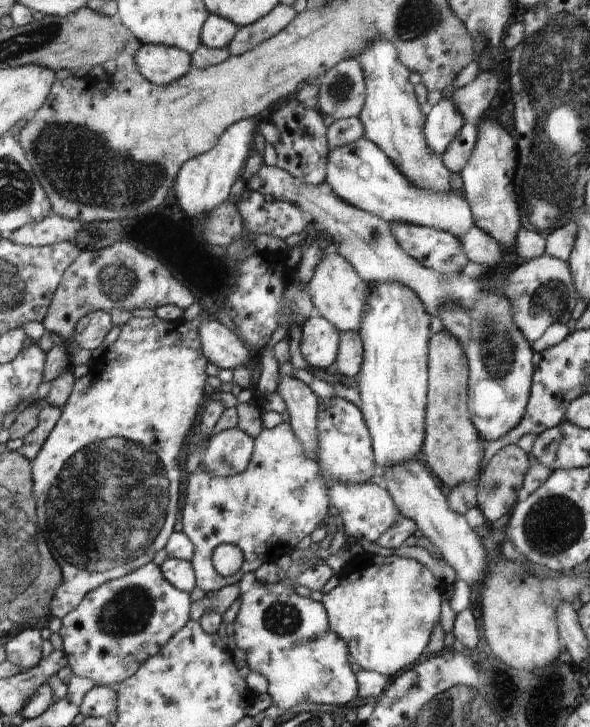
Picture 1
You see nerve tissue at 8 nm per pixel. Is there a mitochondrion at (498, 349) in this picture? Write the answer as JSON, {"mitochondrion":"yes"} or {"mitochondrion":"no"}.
{"mitochondrion":"yes"}

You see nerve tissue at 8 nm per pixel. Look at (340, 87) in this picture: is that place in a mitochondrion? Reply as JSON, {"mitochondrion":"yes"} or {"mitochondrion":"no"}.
{"mitochondrion":"yes"}

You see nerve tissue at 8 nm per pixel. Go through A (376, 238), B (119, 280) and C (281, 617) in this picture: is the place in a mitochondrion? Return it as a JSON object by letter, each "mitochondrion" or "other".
{"A":"mitochondrion","B":"mitochondrion","C":"mitochondrion"}

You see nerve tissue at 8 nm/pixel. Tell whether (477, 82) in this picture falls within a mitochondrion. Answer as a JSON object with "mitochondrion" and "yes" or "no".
{"mitochondrion":"no"}

